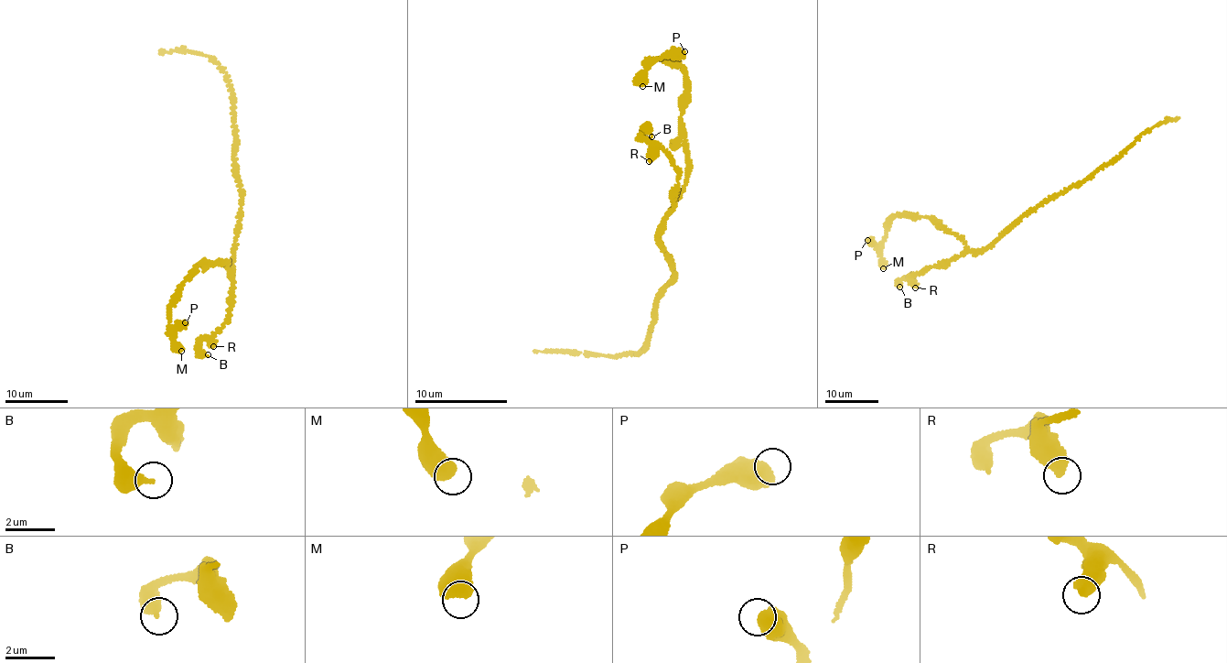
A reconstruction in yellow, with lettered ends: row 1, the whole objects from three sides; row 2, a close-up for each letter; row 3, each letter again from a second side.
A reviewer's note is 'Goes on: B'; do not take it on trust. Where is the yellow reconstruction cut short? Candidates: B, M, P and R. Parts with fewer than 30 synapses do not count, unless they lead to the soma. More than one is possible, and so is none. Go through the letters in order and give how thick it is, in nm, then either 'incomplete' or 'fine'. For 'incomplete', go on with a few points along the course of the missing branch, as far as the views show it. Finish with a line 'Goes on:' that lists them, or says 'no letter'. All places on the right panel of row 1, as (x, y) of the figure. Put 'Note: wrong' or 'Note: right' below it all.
B: 360 nm thick; fine
M: 650 nm thick; fine
P: 650 nm thick; fine
R: 550 nm thick; fine
Goes on: no letter
Note: wrong

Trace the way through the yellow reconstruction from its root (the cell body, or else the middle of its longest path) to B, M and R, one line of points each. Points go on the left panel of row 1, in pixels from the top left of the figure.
B: (239, 217), (229, 272), (233, 285), (231, 305), (225, 324), (198, 345), (208, 354)
M: (239, 217), (231, 271), (225, 262), (199, 266), (186, 277), (177, 299), (169, 308), (174, 346), (181, 351)
R: (239, 217), (229, 272), (233, 285), (231, 305), (222, 330), (213, 337), (213, 346)

